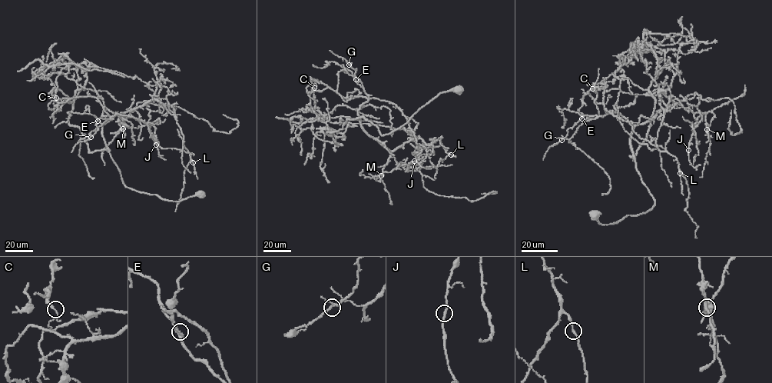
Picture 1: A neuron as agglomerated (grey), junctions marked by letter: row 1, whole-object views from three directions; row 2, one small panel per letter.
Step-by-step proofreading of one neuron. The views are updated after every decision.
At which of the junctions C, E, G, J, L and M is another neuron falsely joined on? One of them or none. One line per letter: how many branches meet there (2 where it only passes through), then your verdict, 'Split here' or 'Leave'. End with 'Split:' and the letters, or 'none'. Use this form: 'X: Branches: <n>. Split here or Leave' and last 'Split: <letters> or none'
C: Branches: 3. Split here
E: Branches: 2. Leave
G: Branches: 3. Leave
J: Branches: 3. Leave
L: Branches: 2. Leave
M: Branches: 3. Leave
Split: C

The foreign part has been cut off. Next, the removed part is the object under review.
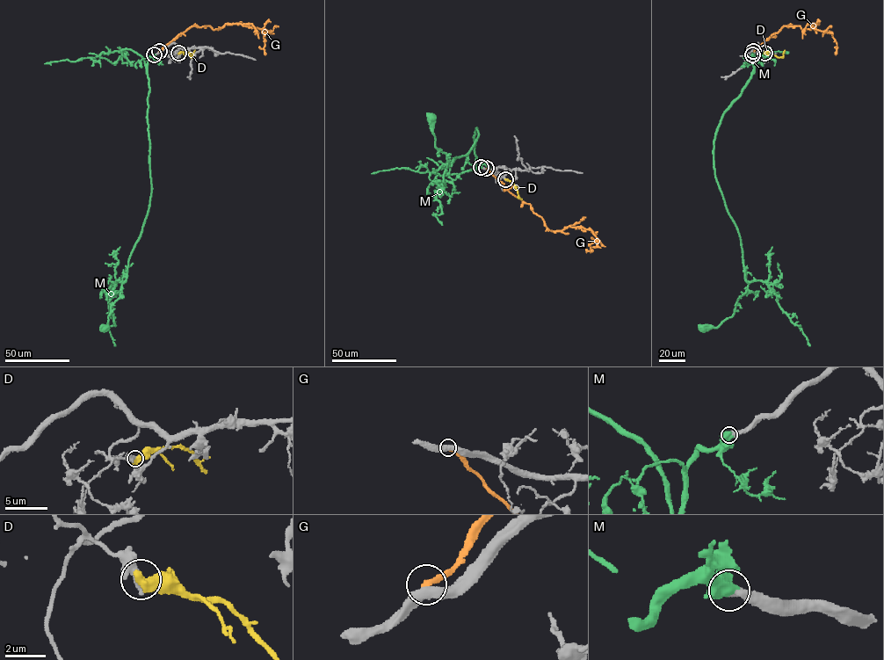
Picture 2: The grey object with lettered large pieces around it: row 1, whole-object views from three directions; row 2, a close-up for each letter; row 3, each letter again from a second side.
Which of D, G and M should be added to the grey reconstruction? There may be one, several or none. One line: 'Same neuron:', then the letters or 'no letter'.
Same neuron: M

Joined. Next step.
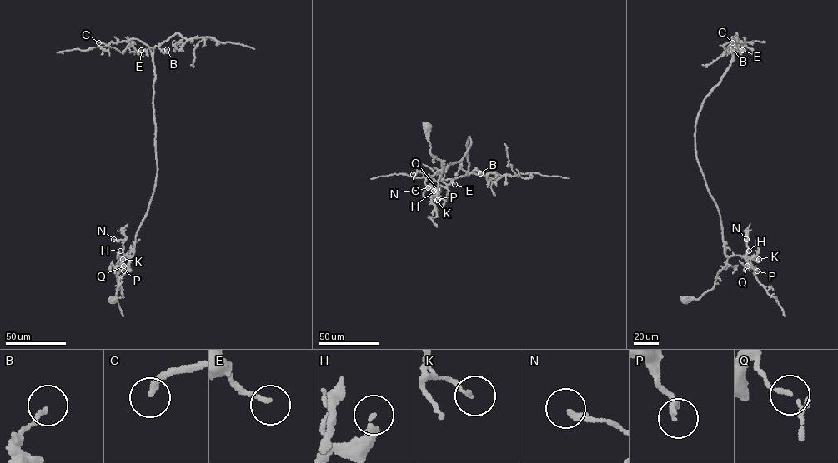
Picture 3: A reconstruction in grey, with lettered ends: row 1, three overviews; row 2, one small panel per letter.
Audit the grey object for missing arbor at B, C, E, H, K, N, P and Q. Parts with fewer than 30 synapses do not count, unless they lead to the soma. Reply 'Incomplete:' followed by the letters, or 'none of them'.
Incomplete: C, H

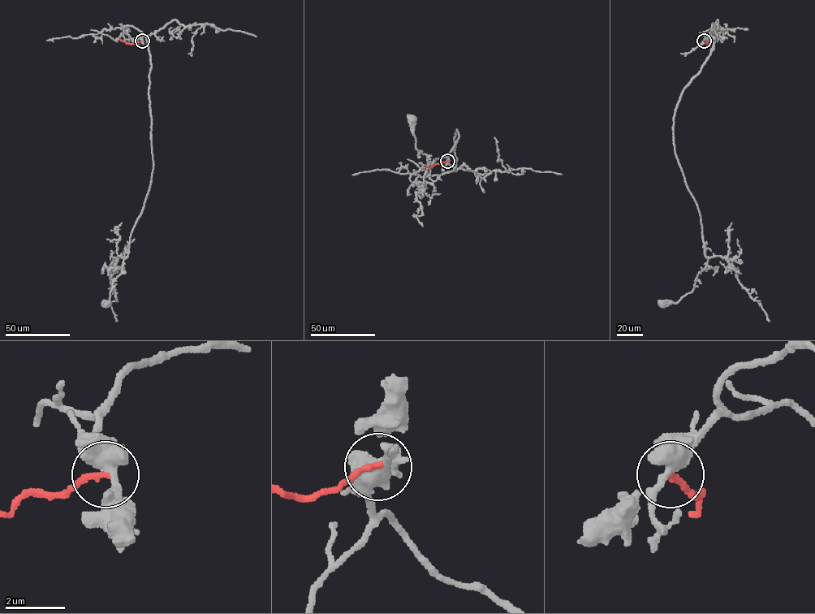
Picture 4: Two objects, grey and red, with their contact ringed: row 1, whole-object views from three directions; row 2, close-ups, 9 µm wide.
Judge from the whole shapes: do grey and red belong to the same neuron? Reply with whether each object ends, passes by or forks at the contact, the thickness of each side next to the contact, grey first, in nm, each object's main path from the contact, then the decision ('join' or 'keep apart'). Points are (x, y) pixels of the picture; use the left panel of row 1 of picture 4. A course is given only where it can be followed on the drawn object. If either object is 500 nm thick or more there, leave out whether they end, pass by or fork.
550 nm thick on the grey side, 200 nm on the other; grey runs (142, 41), (143, 36), (149, 37), (151, 183), (132, 230), (128, 255), (106, 304); red runs (142, 41), (130, 44), (118, 39); keep apart

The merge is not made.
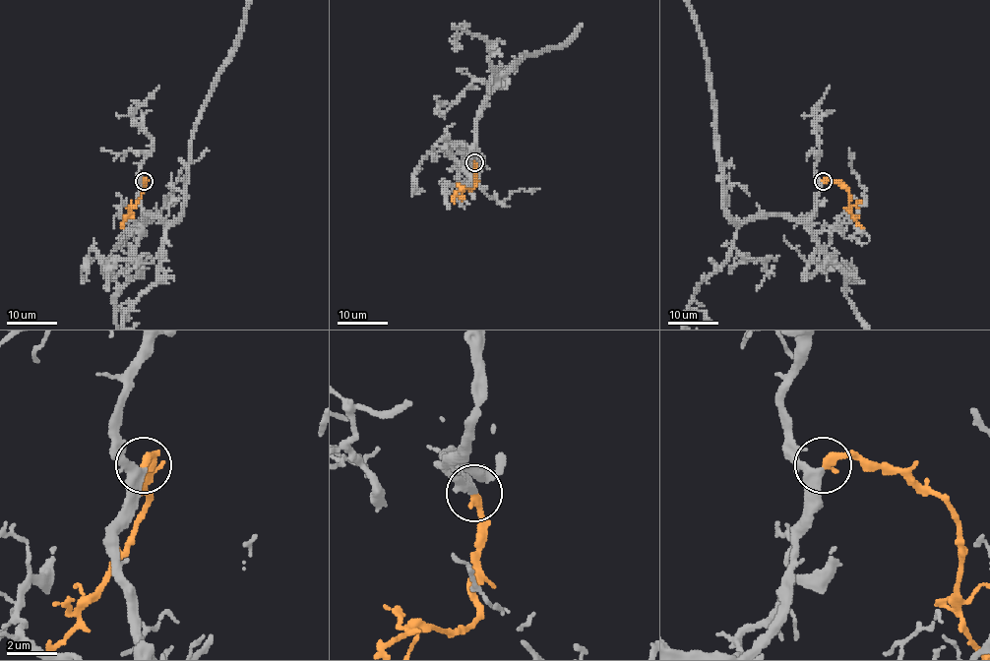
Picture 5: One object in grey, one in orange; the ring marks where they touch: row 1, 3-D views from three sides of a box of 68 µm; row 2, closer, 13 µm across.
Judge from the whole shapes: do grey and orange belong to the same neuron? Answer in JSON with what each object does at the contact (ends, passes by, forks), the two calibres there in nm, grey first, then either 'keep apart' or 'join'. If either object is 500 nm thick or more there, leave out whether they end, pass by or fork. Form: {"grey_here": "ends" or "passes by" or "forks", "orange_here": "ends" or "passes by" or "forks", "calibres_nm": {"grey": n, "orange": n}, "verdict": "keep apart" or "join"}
{"grey_here": "passes by", "orange_here": "ends", "calibres_nm": {"grey": 320, "orange": 320}, "verdict": "join"}

